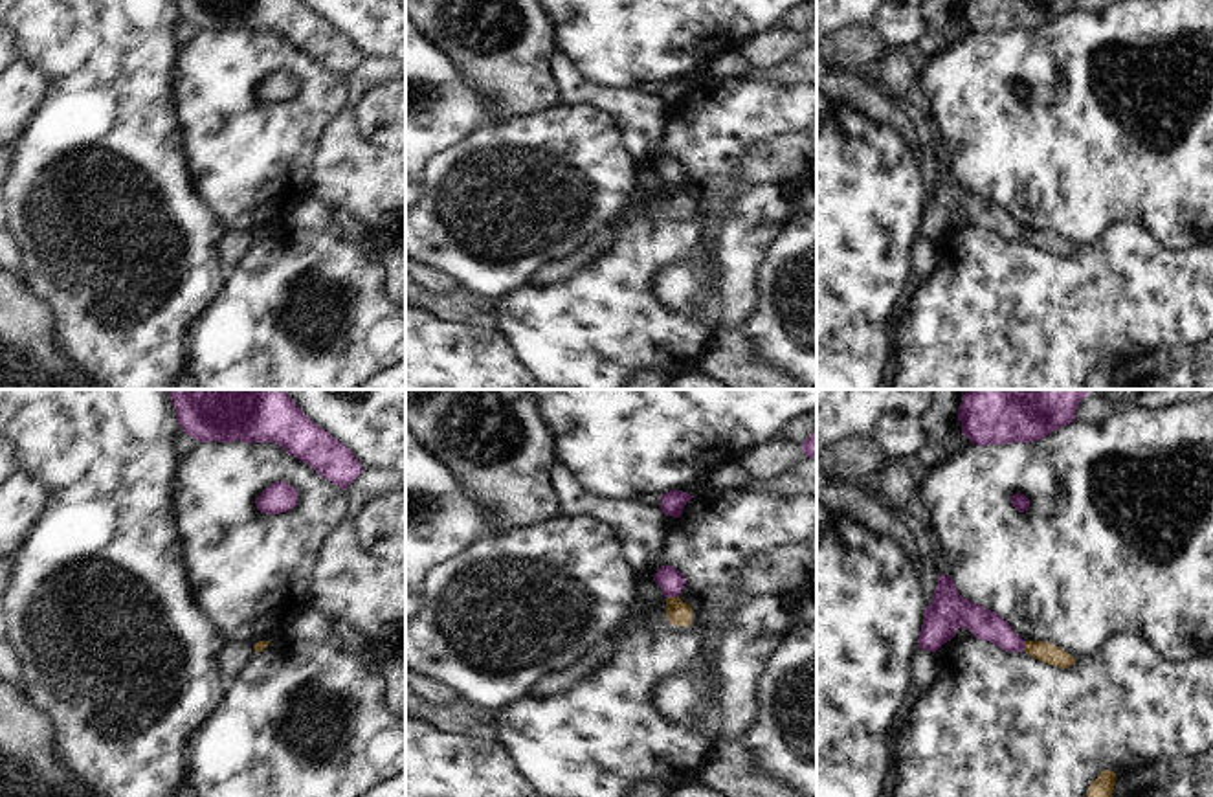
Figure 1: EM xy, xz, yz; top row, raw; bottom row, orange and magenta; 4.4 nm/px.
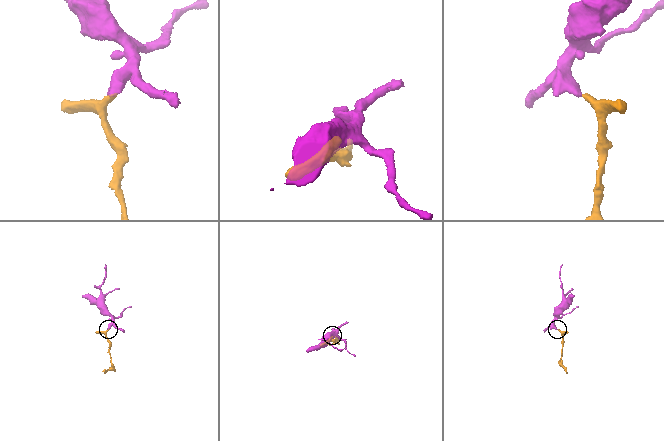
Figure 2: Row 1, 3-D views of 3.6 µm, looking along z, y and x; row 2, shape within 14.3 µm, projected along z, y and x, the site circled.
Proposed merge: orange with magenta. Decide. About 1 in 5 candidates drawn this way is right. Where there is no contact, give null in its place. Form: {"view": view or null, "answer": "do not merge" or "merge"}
{"view": "xz", "answer": "do not merge"}

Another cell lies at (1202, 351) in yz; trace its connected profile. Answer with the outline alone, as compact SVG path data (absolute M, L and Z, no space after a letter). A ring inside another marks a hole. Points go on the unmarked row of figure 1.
M1213 338L1195 345L1196 389L1213 389Z

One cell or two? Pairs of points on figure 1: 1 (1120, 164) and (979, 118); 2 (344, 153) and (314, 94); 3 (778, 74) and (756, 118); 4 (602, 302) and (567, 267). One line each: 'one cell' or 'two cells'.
1: one cell
2: two cells
3: two cells
4: two cells

